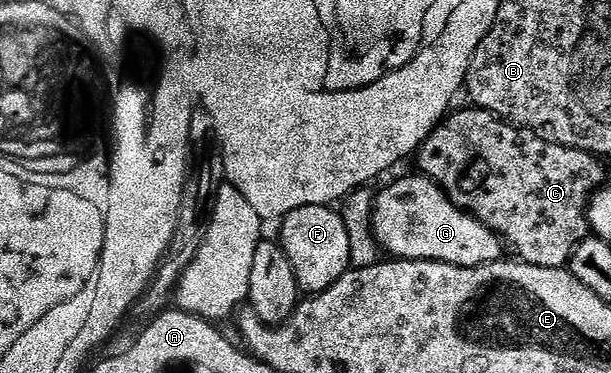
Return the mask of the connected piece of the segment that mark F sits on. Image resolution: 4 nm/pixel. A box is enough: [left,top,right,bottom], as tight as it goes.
[279,205,351,295]

